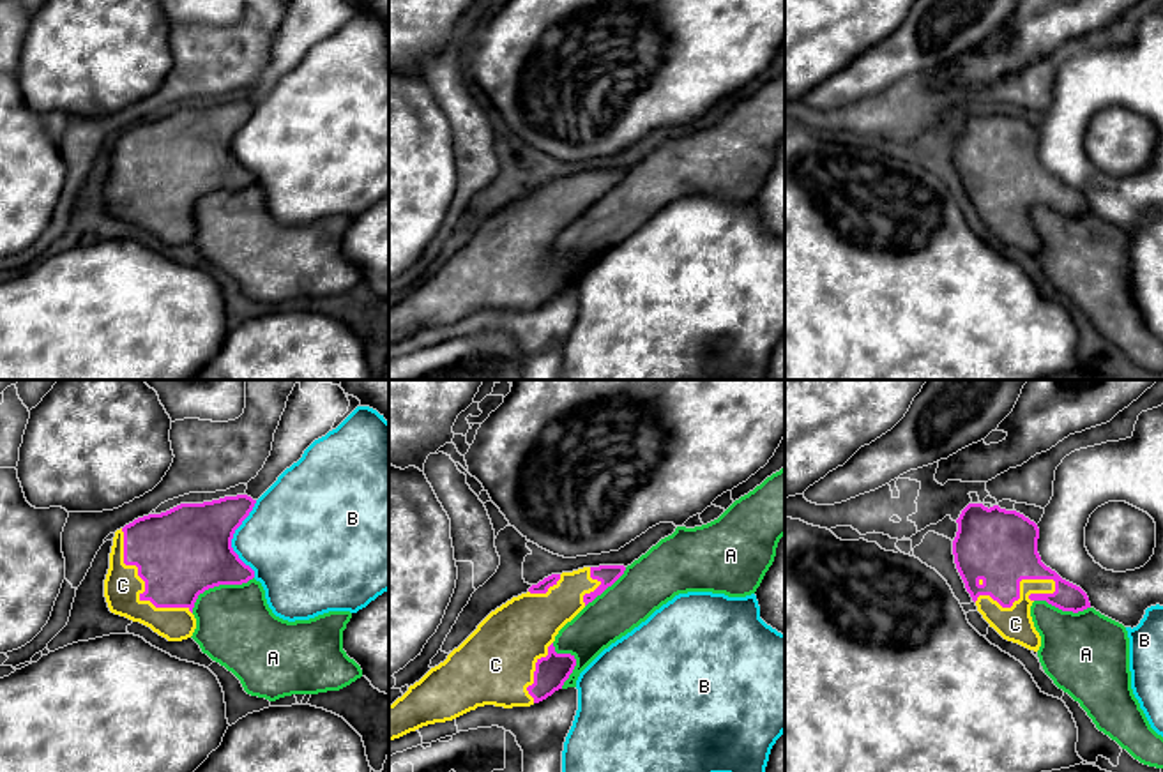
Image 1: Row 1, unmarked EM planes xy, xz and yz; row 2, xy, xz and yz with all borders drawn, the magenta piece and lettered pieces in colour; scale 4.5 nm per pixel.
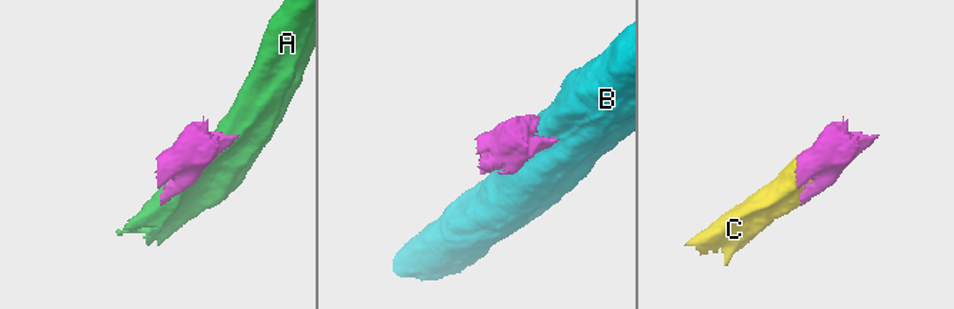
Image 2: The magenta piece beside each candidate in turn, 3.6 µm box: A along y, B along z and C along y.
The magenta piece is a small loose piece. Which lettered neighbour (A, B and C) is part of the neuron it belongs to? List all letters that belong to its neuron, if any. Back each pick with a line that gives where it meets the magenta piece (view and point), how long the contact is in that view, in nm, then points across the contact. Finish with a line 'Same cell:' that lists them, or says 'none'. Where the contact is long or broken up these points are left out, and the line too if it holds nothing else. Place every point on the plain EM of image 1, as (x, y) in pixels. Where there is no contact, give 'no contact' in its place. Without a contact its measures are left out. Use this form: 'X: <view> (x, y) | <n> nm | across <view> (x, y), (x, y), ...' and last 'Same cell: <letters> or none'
C: yz (1018, 198) | 380 nm
Same cell: C

